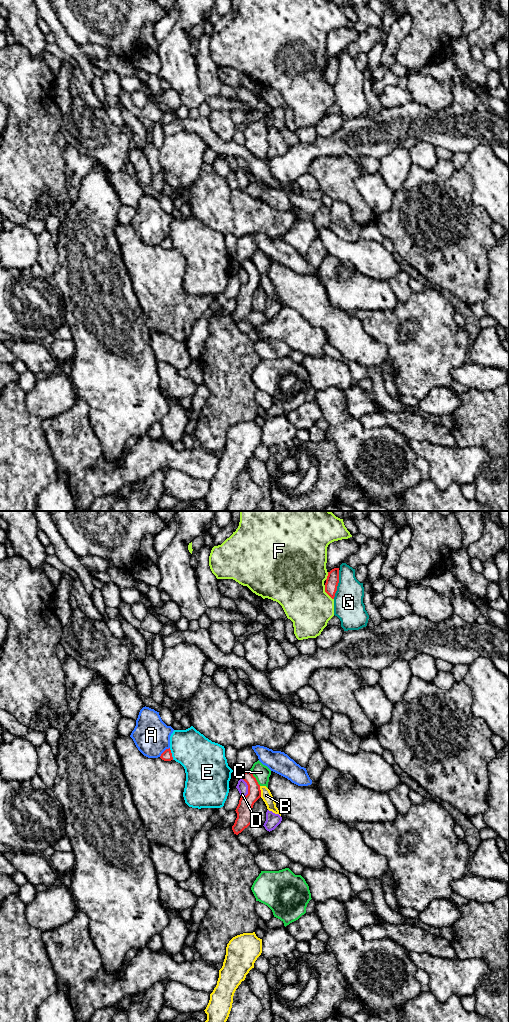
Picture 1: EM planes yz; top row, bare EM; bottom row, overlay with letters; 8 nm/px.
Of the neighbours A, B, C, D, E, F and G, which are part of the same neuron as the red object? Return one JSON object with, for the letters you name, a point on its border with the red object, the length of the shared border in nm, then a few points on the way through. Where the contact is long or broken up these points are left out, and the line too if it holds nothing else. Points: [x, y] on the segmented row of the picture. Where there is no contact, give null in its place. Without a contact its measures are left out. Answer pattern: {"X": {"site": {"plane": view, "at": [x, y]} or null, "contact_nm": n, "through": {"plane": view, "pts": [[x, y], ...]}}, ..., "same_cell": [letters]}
{"same_cell": []}

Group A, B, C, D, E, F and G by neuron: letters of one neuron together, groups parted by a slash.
A / B / C / D / E / F / G

